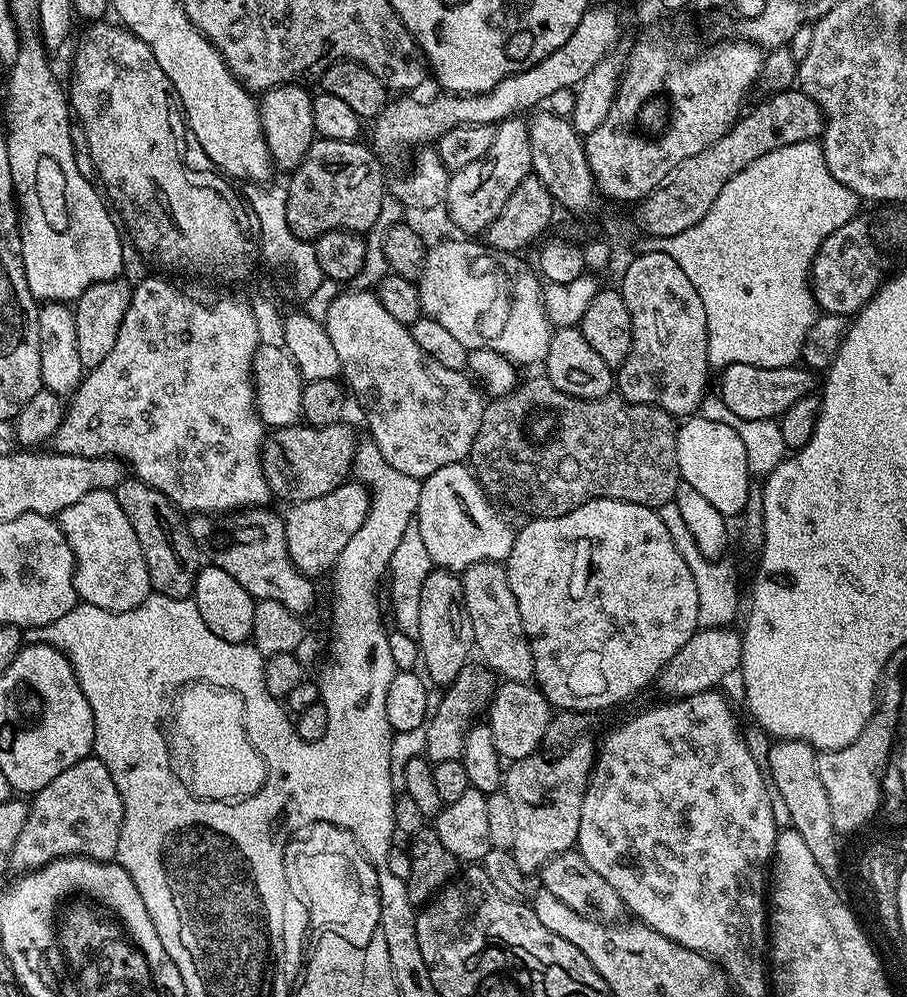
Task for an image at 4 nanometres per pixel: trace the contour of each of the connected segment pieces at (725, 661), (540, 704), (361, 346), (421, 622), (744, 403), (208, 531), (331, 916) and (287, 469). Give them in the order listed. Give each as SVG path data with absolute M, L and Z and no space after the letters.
M729 626L697 630L690 638L690 642L686 642L686 646L682 646L682 650L678 650L678 654L674 654L674 658L670 658L670 662L666 662L666 666L660 671L658 685L660 684L660 692L664 695L661 697L680 700L684 696L719 689L720 683L731 672L733 675L740 666L742 636L734 629L735 627Z
M504 680L497 683L491 703L486 709L486 723L493 732L497 754L508 762L537 755L539 748L536 747L543 742L544 735L552 724L552 715L552 705L535 683L522 680Z
M341 291L340 295L334 297L330 302L322 323L325 330L330 334L330 343L334 345L334 350L338 354L343 379L350 385L351 395L353 392L356 395L357 402L364 407L364 416L368 419L368 432L372 435L369 436L371 443L376 444L378 450L382 450L382 458L386 458L386 462L390 462L390 466L394 466L394 470L402 470L402 474L410 474L416 480L423 481L425 476L434 474L434 470L442 470L442 466L458 464L467 461L471 457L474 438L478 434L478 426L482 422L482 414L484 413L485 401L480 400L480 396L482 397L481 389L463 371L450 370L446 366L442 366L442 362L430 358L430 354L426 354L422 350L422 346L418 346L418 342L414 342L411 327L398 322L398 318L392 317L391 314L386 314L386 309L376 297L375 291Z
M436 568L428 575L426 582L422 582L422 610L418 610L418 630L420 658L422 668L428 671L427 679L433 685L452 684L464 664L469 663L471 656L468 655L474 652L470 614L466 614L464 591L457 573Z
M729 364L719 373L720 392L718 399L739 420L776 420L798 398L809 395L814 389L815 376L809 369L799 365L786 367L762 367L753 364Z
M268 506L241 508L231 513L225 524L216 524L215 515L196 514L188 520L188 529L201 553L212 559L209 560L211 567L226 570L253 600L282 602L293 614L303 617L316 600L316 588L312 585L315 583L294 566L286 546L284 516L270 509Z
M318 826L308 831L304 840L296 840L288 848L288 880L292 880L296 896L312 911L312 920L324 924L324 928L336 928L354 946L366 944L372 924L380 924L380 892L376 889L375 871L360 860L349 832Z
M301 422L288 428L275 429L265 439L262 453L264 473L277 501L288 500L289 505L294 505L310 498L322 498L322 494L330 494L330 490L349 479L358 437L352 433L351 426L344 423L317 428Z

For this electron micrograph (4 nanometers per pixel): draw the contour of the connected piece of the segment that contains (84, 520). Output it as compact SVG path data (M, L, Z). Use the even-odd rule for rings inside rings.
M94 490L86 494L86 498L58 513L58 523L76 559L74 586L83 603L102 606L102 610L111 612L125 612L134 610L147 596L153 595L138 534L134 534L130 518L118 506L115 491Z

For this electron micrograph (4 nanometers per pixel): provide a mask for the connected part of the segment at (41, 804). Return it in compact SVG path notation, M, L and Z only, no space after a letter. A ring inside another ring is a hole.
M96 755L87 756L82 762L74 762L70 770L62 770L54 782L42 786L31 797L26 826L22 826L22 834L14 842L11 867L20 874L35 872L62 856L115 861L123 817L122 794L118 794L110 770Z

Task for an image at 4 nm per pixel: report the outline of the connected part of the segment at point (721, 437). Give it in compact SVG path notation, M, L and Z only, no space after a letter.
M693 414L677 427L678 466L681 481L702 494L726 518L739 517L747 506L750 493L746 446L738 438L738 430L726 422L710 422L702 414Z

